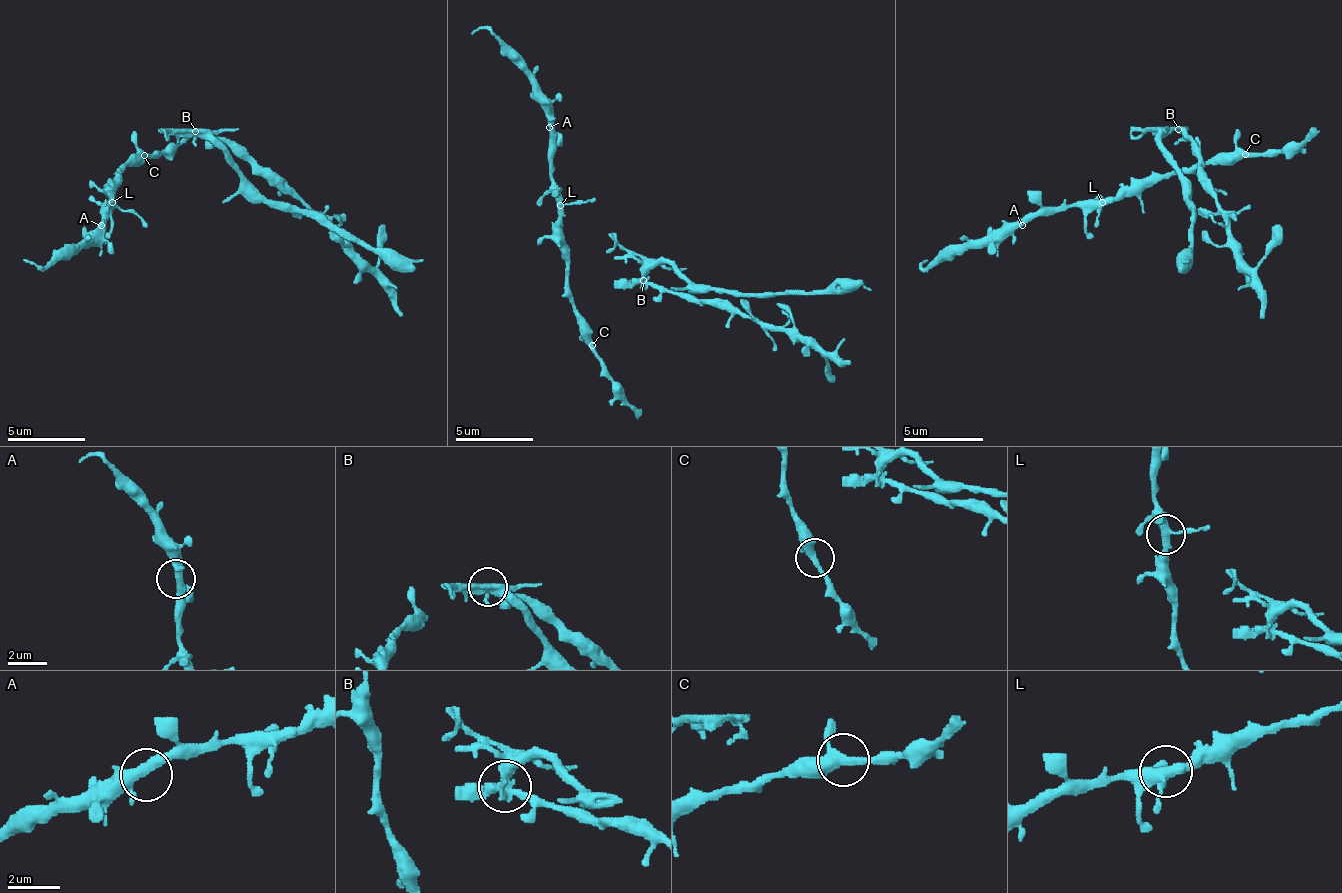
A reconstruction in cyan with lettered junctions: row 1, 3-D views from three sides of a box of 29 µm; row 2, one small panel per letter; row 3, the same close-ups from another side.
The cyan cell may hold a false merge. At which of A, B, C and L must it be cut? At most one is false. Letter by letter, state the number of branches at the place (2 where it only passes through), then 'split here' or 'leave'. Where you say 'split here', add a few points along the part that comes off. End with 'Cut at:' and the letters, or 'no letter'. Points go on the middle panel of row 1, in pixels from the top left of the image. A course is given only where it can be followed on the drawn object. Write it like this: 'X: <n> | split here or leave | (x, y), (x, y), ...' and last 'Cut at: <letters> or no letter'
A: 3 | leave
B: 3 | split here | (642, 279), (658, 263), (670, 263), (716, 291), (763, 295), (872, 291)
C: 3 | leave
L: 3 | leave
Cut at: B

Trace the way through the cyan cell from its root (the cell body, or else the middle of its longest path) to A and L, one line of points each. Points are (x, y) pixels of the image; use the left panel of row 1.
A: (136, 155), (112, 179), (112, 198), (104, 206), (104, 222), (101, 225)
L: (136, 155), (112, 179), (112, 202)

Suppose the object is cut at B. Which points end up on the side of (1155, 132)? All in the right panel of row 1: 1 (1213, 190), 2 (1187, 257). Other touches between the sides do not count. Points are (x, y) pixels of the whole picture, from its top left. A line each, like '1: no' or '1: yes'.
1: no
2: yes

